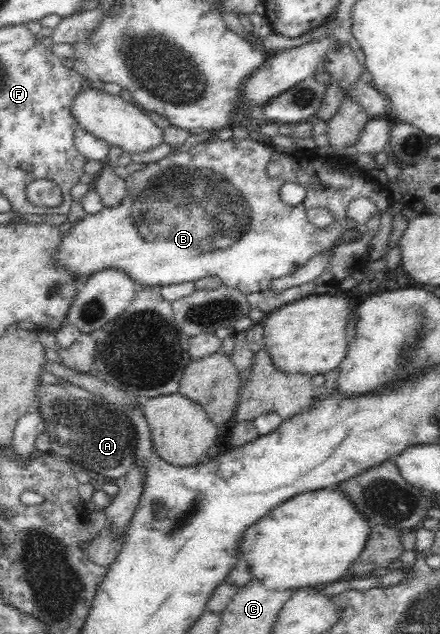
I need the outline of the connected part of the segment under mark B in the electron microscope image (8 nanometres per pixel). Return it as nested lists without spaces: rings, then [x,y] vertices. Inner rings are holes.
[[[236,135],[231,140],[216,140],[216,142],[212,142],[212,144],[208,144],[208,146],[196,146],[193,147],[192,150],[188,150],[188,152],[176,152],[175,154],[170,154],[170,156],[166,158],[160,159],[156,163],[152,163],[148,165],[145,170],[138,171],[132,177],[133,180],[133,189],[127,190],[125,192],[126,200],[124,200],[124,204],[119,204],[117,207],[106,208],[104,207],[101,212],[93,215],[85,215],[82,220],[79,222],[73,223],[71,225],[67,225],[66,232],[62,237],[60,246],[57,250],[57,264],[59,266],[63,266],[66,270],[69,270],[74,277],[78,278],[79,281],[82,281],[84,278],[90,276],[92,272],[98,272],[98,270],[102,270],[105,268],[117,268],[127,272],[130,275],[130,278],[133,278],[136,284],[143,284],[143,286],[164,286],[164,284],[180,284],[180,282],[194,282],[194,280],[200,280],[200,278],[204,278],[204,276],[217,276],[223,282],[224,285],[229,286],[233,289],[238,289],[246,299],[248,299],[248,304],[250,308],[257,308],[262,313],[267,314],[270,311],[273,311],[276,308],[280,308],[285,304],[293,303],[295,300],[304,298],[304,296],[308,296],[315,292],[315,287],[319,284],[328,284],[329,282],[340,282],[347,276],[350,276],[353,272],[361,270],[364,267],[364,262],[368,261],[369,253],[368,248],[370,246],[370,241],[373,236],[378,232],[378,228],[380,228],[380,215],[388,210],[391,204],[394,201],[393,195],[387,184],[382,184],[378,180],[374,180],[367,174],[367,167],[369,163],[365,160],[362,162],[349,163],[346,159],[326,156],[325,158],[320,158],[320,155],[315,153],[315,150],[306,150],[302,149],[297,152],[286,153],[280,149],[275,148],[271,144],[263,144],[254,142],[249,137],[241,139],[240,135]],[[272,160],[278,160],[280,164],[282,164],[281,175],[275,179],[269,177],[266,174],[266,164],[268,162],[272,162]],[[285,182],[296,182],[298,184],[304,186],[306,189],[306,194],[304,196],[304,200],[302,200],[302,204],[297,206],[290,206],[286,204],[282,197],[280,196],[280,187]],[[366,197],[372,200],[372,202],[376,203],[376,209],[378,212],[368,220],[368,222],[362,224],[356,224],[354,221],[350,220],[347,215],[348,204],[352,202],[352,200],[356,200],[356,198]],[[314,207],[324,207],[330,210],[330,212],[334,213],[335,221],[332,223],[332,226],[329,226],[327,229],[320,230],[312,224],[307,219],[307,212],[309,208]],[[350,231],[356,231],[356,236],[360,233],[360,236],[354,238],[354,240],[341,240],[341,238]],[[334,240],[341,240],[341,244],[334,248],[334,253],[332,255],[332,259],[329,262],[329,266],[323,271],[323,273],[310,282],[306,282],[304,284],[298,286],[292,286],[286,290],[282,290],[281,292],[274,292],[270,290],[270,281],[274,280],[274,278],[280,278],[280,276],[286,276],[286,274],[292,274],[298,268],[304,266],[312,256],[318,254],[318,252],[322,252],[322,250],[326,250],[329,246],[332,246],[332,242]]]

